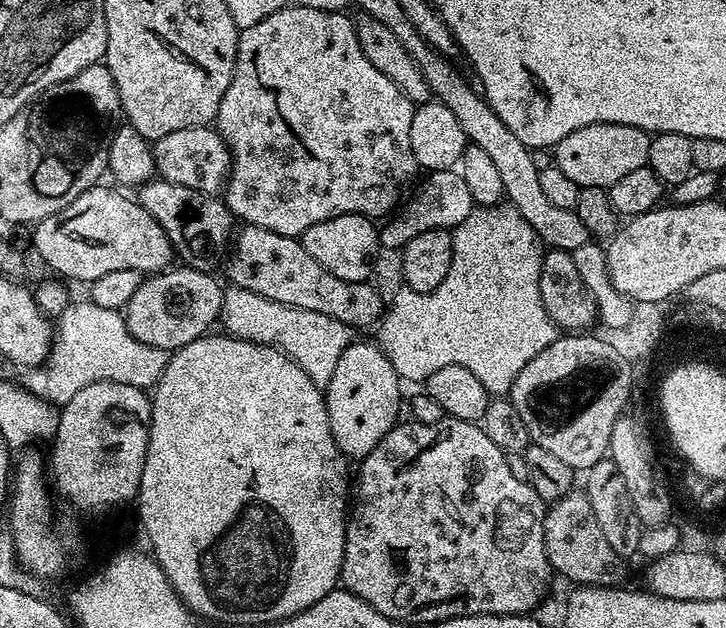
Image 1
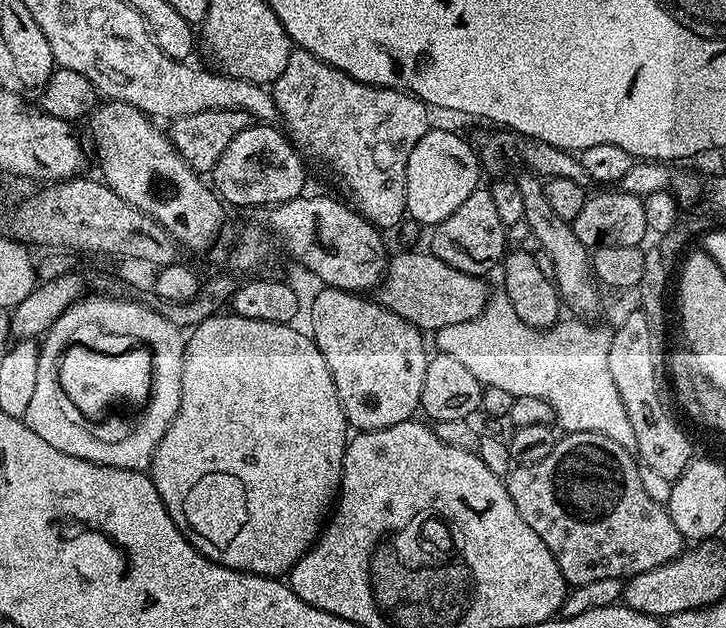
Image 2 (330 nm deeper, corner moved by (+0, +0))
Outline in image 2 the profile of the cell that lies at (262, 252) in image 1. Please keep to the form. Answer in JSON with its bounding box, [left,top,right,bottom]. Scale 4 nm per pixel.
[87,100,226,252]

